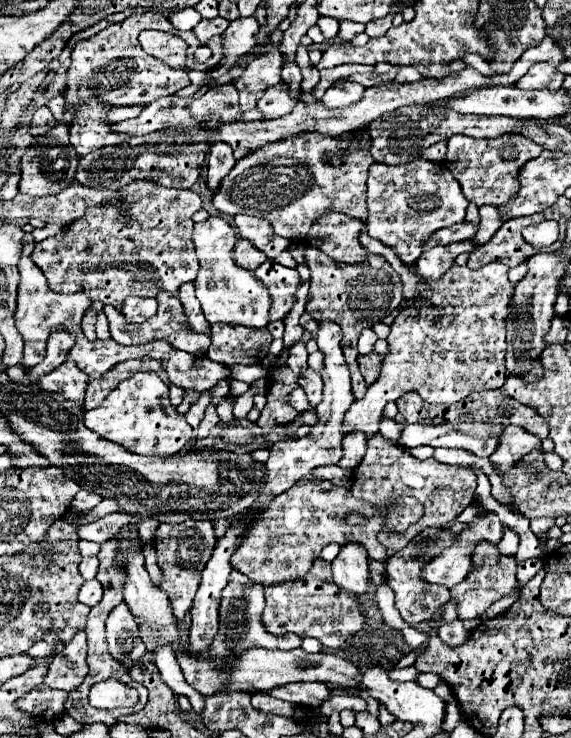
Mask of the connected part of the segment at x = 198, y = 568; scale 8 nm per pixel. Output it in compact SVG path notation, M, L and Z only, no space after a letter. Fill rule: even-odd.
M187 520L179 526L159 524L159 528L157 528L155 550L157 550L157 564L163 570L161 590L165 590L169 594L177 620L183 620L185 612L191 608L193 596L195 596L199 580L201 580L201 572L211 558L215 542L217 540L213 534L213 524L209 520Z

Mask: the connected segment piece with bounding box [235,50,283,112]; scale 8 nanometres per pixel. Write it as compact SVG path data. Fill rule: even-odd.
M273 50L255 54L249 60L241 78L235 80L235 87L241 96L239 104L243 112L255 108L255 100L261 98L261 92L265 88L281 82L282 60L281 54L273 53Z

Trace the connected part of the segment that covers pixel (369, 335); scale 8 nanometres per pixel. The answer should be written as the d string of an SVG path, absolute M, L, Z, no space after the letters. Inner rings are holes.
M371 328L363 330L361 336L359 336L359 354L363 354L363 356L365 356L365 354L371 354L375 342L377 342L377 334L375 334Z

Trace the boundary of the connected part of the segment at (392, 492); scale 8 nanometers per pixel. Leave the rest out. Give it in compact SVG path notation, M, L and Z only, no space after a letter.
M375 434L369 440L365 458L353 470L351 494L355 498L363 498L363 500L367 500L371 504L379 504L385 498L391 498L391 496L397 496L397 494L405 494L405 496L417 498L425 506L425 516L417 524L413 524L407 532L395 534L395 536L385 534L385 532L379 534L379 542L383 542L383 546L387 550L395 550L397 552L415 534L419 534L423 528L445 526L453 518L457 518L475 500L475 486L477 486L477 478L475 478L473 470L461 468L461 466L451 466L451 464L441 464L435 458L417 460L405 448L401 448L399 444L383 438L381 434Z

